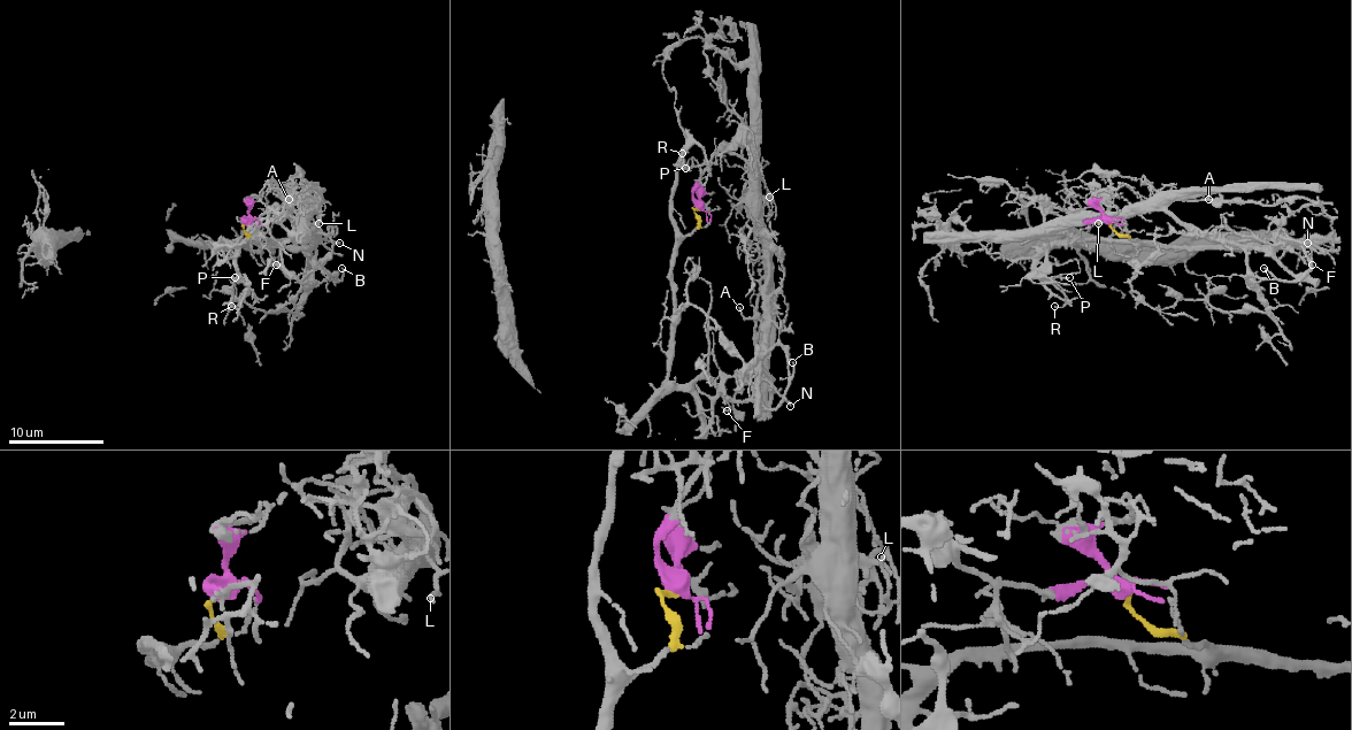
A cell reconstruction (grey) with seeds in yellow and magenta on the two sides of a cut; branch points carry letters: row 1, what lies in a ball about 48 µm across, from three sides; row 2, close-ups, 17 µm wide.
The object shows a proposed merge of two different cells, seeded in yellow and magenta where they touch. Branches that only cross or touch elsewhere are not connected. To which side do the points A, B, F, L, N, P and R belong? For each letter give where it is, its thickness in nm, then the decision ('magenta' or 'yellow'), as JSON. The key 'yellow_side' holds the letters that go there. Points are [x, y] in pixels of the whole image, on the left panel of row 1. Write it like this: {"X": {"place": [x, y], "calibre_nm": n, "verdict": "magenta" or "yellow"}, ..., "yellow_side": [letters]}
{"A": {"place": [289, 199], "calibre_nm": 130, "verdict": "magenta"}, "B": {"place": [342, 268], "calibre_nm": 140, "verdict": "yellow"}, "F": {"place": [276, 264], "calibre_nm": 130, "verdict": "magenta"}, "L": {"place": [319, 223], "calibre_nm": 110, "verdict": "magenta"}, "N": {"place": [339, 243], "calibre_nm": 200, "verdict": "yellow"}, "P": {"place": [235, 277], "calibre_nm": 180, "verdict": "yellow"}, "R": {"place": [231, 306], "calibre_nm": 100, "verdict": "yellow"}, "yellow_side": ["B", "N", "P", "R"]}

